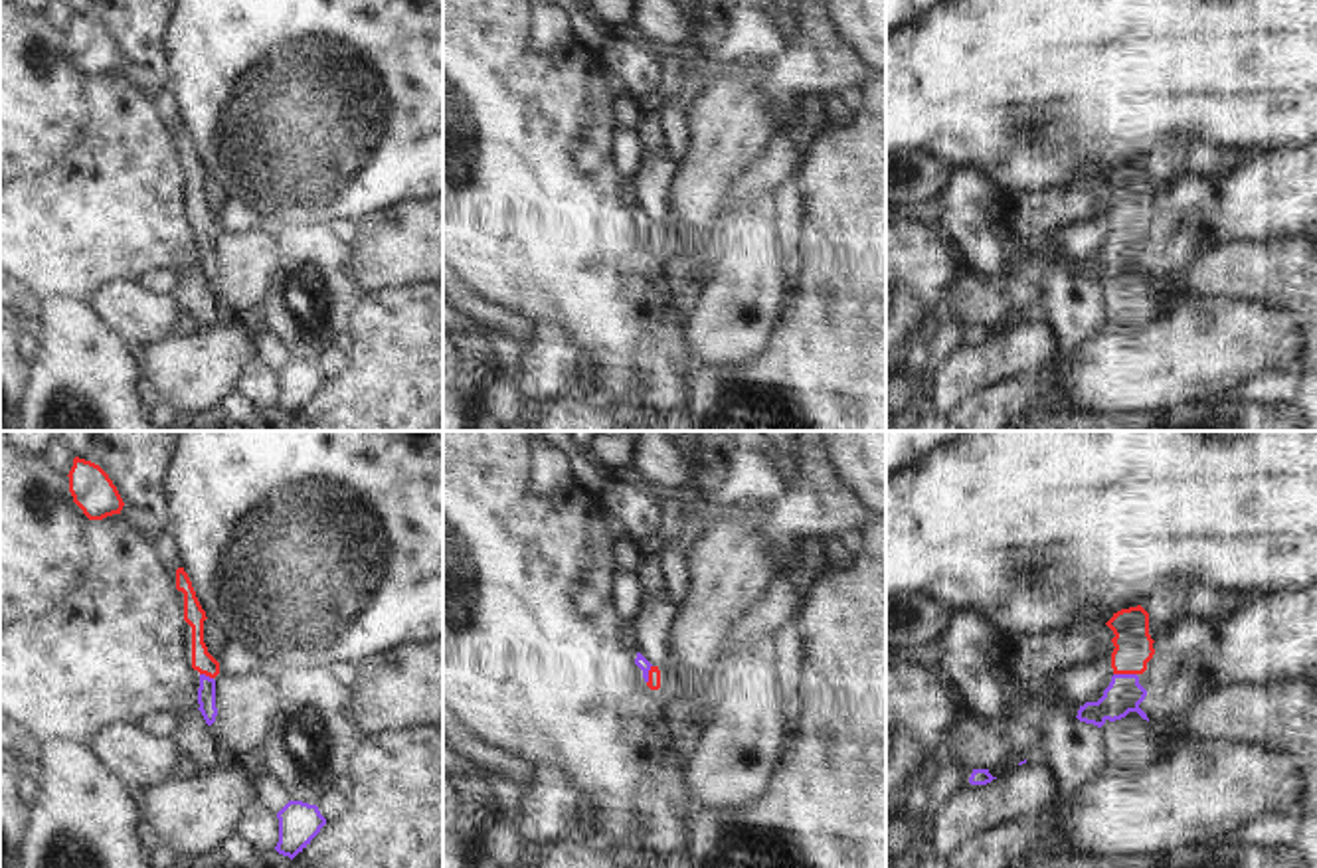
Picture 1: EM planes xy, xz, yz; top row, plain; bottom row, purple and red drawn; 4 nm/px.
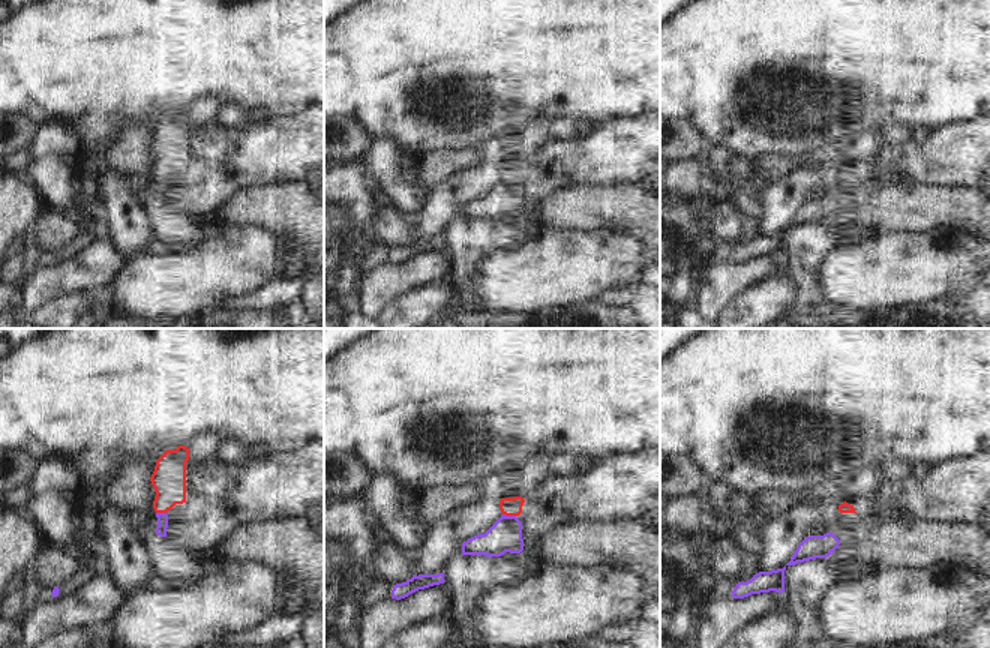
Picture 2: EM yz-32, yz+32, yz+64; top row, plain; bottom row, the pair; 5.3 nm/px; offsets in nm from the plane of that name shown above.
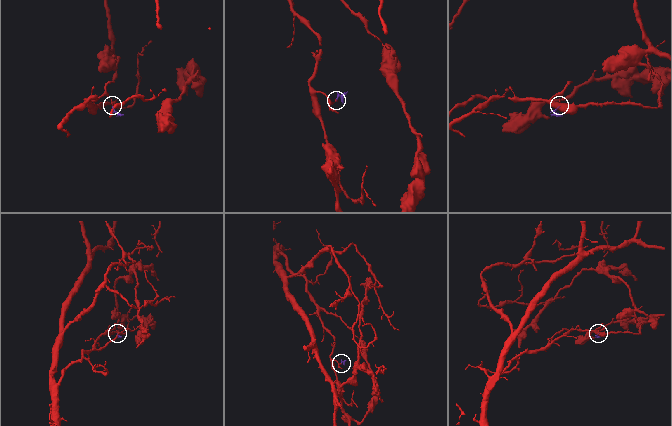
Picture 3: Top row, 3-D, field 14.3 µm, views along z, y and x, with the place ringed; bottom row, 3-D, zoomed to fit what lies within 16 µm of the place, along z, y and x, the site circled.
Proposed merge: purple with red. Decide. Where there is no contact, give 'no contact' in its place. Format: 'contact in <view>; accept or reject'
contact in yz; accept

